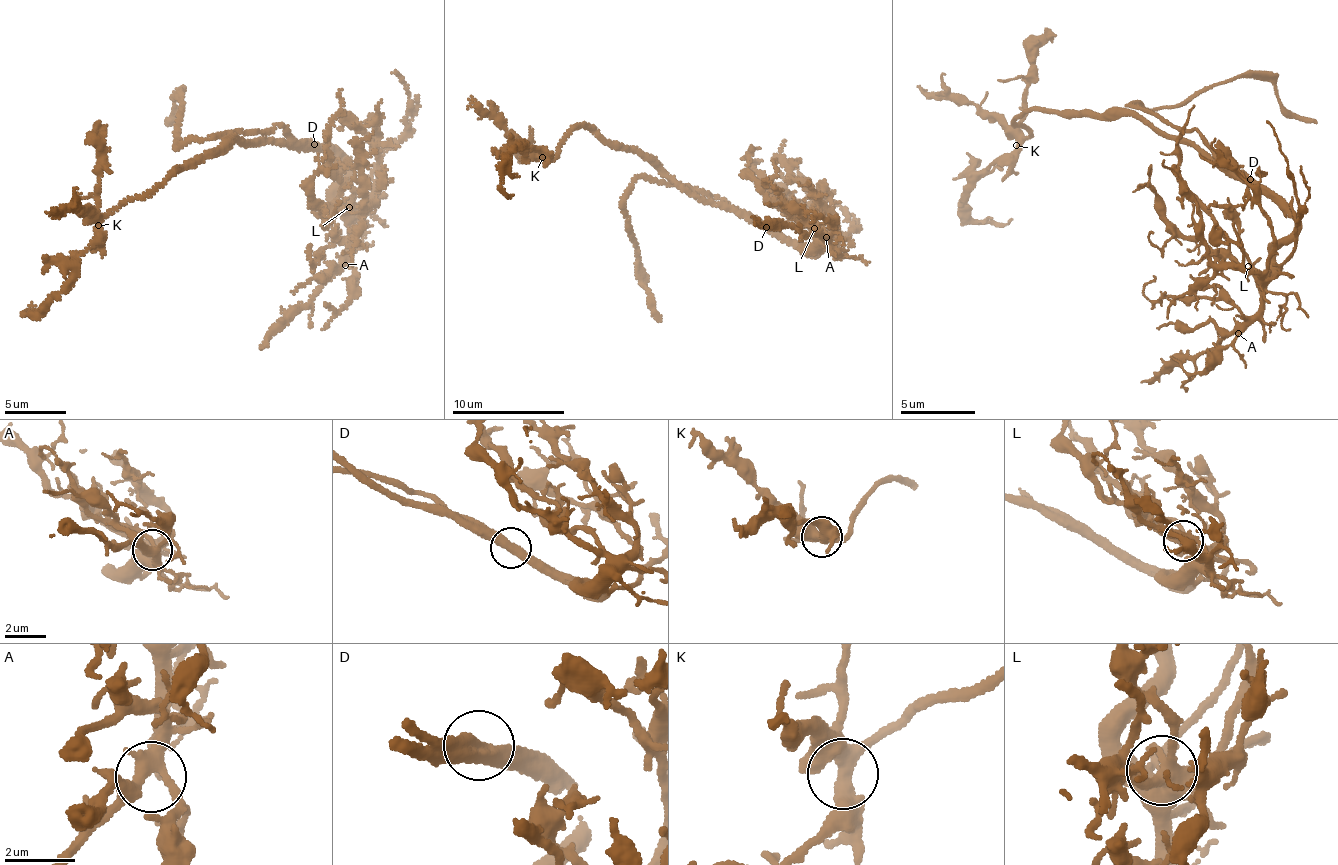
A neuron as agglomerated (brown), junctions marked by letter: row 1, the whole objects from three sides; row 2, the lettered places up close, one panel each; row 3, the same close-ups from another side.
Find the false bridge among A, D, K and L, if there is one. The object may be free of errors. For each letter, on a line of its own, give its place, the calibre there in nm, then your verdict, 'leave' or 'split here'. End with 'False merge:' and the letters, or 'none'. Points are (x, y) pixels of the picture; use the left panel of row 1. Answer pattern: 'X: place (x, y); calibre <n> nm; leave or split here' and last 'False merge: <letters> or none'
A: place (345, 265); calibre 360 nm; leave
D: place (314, 144); calibre 440 nm; leave
K: place (98, 225); calibre 400 nm; leave
L: place (349, 207); calibre 320 nm; leave
False merge: none

